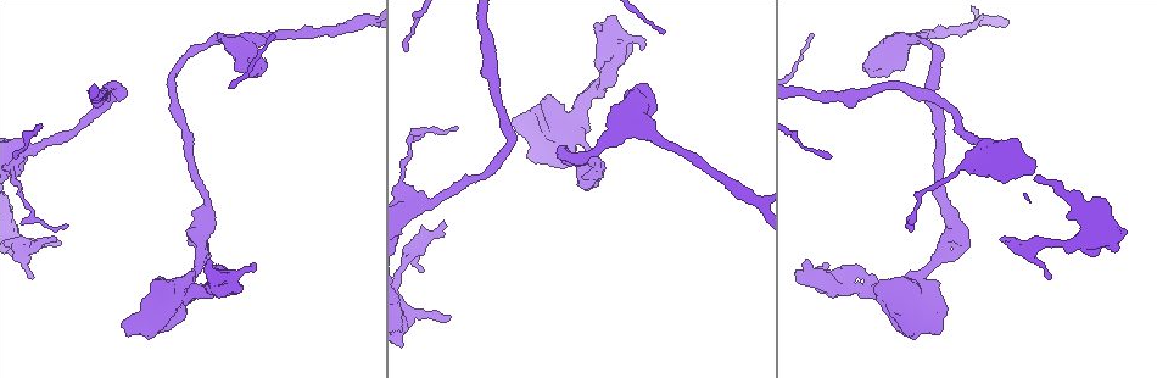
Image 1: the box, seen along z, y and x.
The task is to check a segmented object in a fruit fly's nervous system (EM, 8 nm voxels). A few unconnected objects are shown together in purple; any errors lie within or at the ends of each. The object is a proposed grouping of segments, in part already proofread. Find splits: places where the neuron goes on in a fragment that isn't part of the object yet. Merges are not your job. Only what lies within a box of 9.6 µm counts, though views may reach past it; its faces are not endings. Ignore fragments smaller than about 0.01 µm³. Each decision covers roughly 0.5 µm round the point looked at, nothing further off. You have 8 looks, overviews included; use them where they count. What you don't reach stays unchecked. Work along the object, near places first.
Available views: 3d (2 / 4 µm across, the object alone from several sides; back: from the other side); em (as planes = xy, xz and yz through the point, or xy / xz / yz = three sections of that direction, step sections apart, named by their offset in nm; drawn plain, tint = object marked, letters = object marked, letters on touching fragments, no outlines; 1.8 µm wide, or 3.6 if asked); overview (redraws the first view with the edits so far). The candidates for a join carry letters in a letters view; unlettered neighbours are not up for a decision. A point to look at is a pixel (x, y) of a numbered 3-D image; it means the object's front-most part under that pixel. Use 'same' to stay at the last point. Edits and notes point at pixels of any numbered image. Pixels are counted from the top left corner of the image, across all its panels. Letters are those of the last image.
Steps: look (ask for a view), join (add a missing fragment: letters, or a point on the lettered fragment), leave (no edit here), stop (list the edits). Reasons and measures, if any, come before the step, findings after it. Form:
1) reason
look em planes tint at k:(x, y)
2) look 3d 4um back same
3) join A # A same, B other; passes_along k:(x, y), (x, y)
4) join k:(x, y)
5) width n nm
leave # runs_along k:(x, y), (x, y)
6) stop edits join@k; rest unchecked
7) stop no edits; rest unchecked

branch stops here
look em xz step 8 letters at 1:(447, 318)

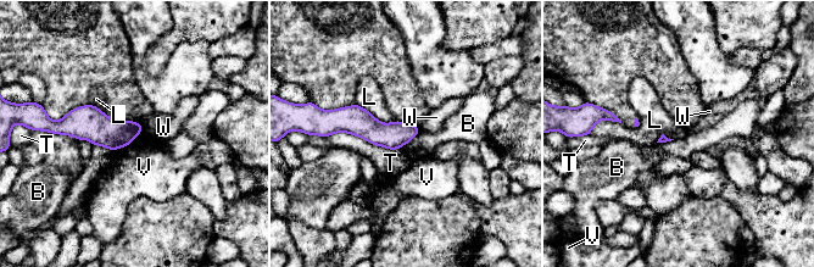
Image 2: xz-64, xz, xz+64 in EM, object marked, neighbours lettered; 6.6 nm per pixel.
longest_contact T 500 nm
leave # B other, L other, T other, V other, W other; none of them fits

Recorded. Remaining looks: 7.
an open end
look 3d 2um at 1:(53, 241)

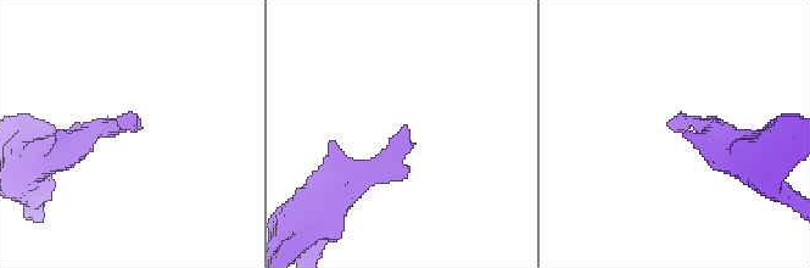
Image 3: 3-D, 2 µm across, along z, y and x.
need the tissue
look em planes letters at 3:(134, 125)

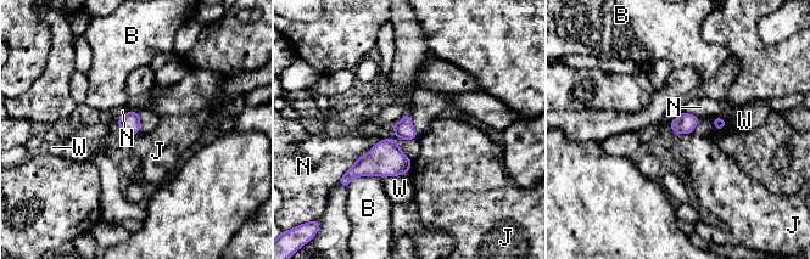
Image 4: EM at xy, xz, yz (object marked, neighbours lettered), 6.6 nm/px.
leave # B other, J other, N other, W other; border 4:(726, 122), (715, 130); no lettered fragment goes on from it

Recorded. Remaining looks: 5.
a narrow waist
look 3d 4um at 1:(861, 291)

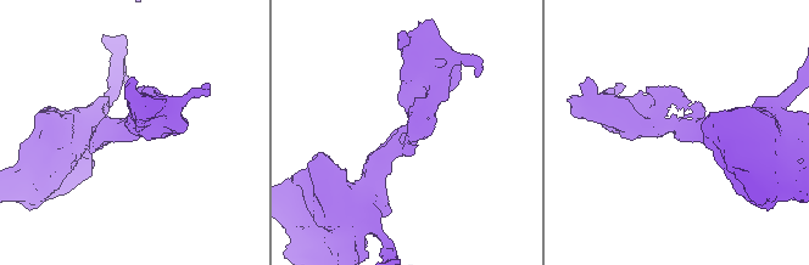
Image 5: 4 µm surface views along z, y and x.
shape alone is not enough
look em planes letters at 5:(677, 128)

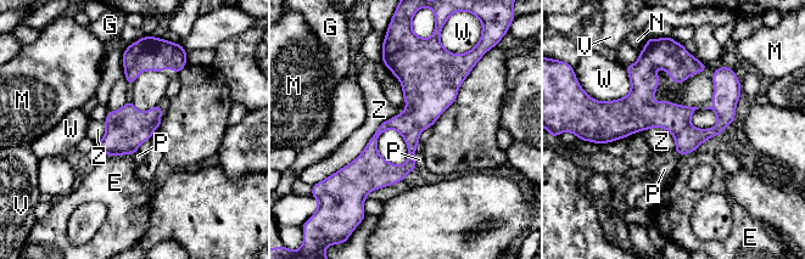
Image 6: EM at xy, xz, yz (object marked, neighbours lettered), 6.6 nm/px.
leave # E other, G other, M other, N other, P other, V other, W other, Z other; runs_along 6:(672, 54), (643, 75), (639, 102), (607, 139); no lettered fragment goes on from it

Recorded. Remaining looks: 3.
stop no edits; rest unchecked

